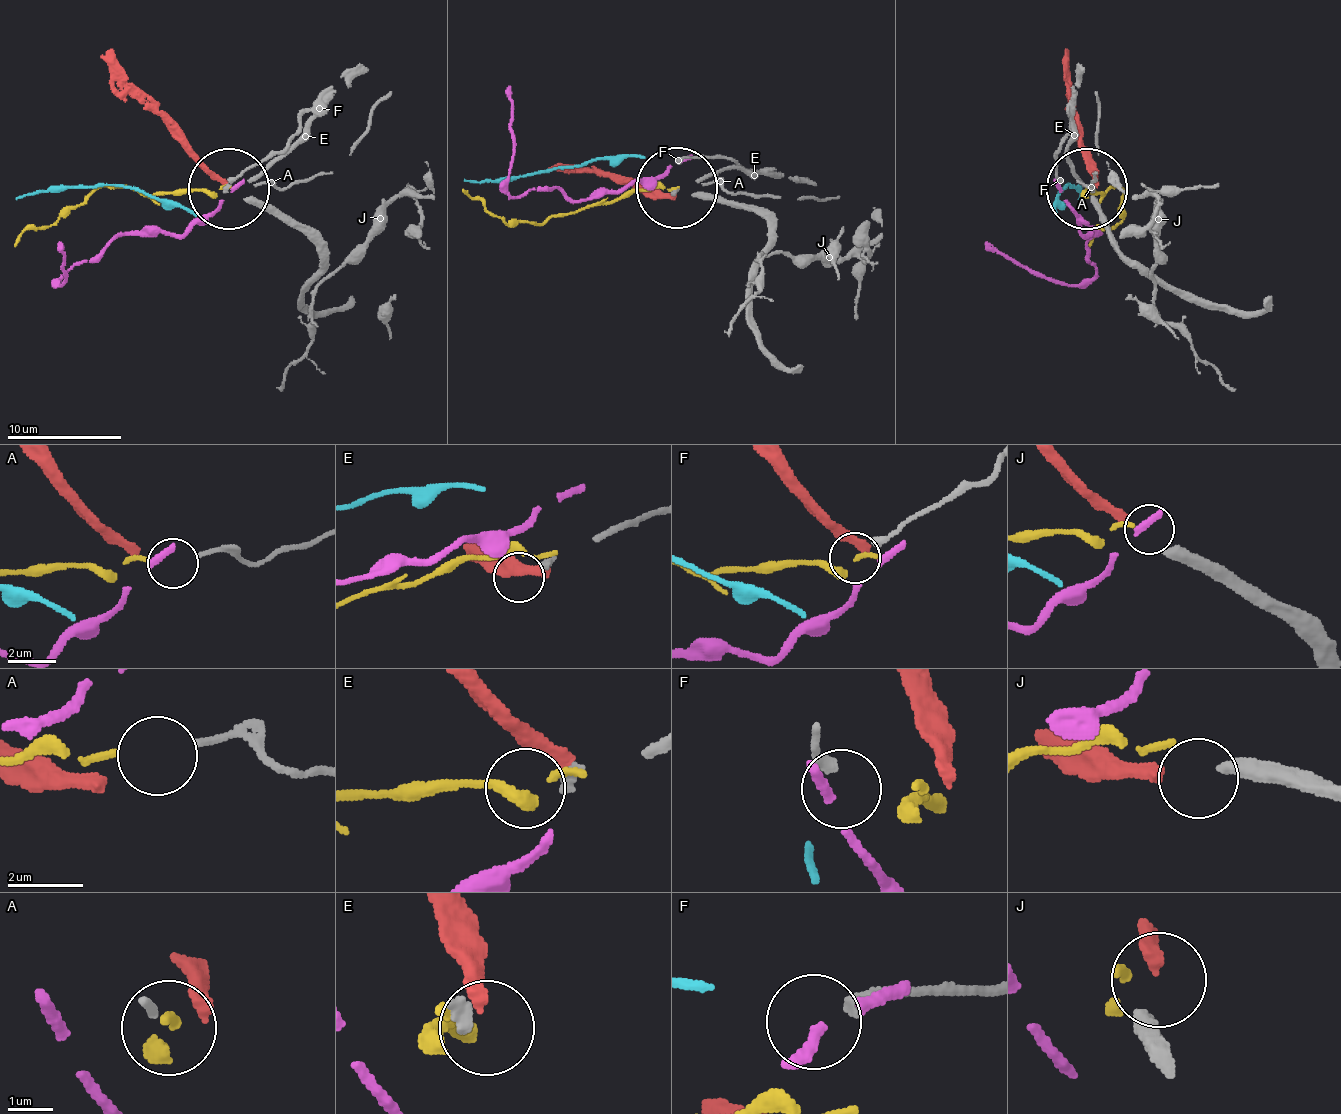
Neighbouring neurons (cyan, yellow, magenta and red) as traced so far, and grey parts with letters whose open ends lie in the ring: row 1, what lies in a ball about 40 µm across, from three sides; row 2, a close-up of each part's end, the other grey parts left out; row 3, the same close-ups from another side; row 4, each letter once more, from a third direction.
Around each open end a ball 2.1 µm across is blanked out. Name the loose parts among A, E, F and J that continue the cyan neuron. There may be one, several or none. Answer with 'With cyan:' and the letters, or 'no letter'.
With cyan: no letter

